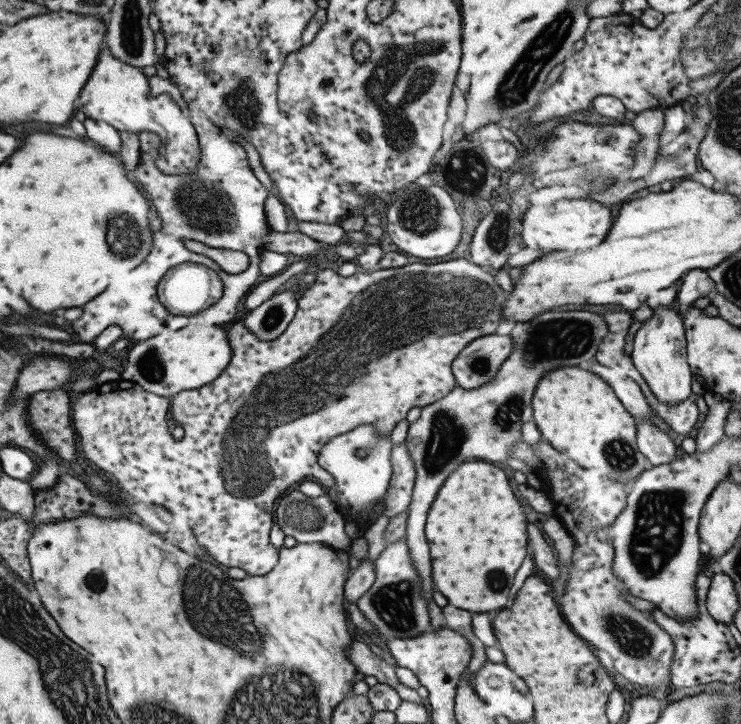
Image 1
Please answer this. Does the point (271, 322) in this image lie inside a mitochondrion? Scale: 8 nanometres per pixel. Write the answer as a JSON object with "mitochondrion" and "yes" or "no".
{"mitochondrion":"yes"}

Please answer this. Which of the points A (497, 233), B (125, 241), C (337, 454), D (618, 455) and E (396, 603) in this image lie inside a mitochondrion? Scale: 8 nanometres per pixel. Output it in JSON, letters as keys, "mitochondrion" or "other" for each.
{"A":"mitochondrion","B":"mitochondrion","C":"other","D":"mitochondrion","E":"mitochondrion"}

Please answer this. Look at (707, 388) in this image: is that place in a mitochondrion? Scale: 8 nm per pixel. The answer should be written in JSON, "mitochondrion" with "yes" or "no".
{"mitochondrion":"no"}

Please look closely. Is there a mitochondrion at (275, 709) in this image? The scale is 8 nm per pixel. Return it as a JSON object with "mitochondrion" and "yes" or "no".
{"mitochondrion":"yes"}

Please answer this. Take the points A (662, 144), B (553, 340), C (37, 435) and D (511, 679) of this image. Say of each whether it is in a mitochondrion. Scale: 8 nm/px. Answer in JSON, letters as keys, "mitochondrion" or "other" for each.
{"A":"other","B":"mitochondrion","C":"other","D":"other"}

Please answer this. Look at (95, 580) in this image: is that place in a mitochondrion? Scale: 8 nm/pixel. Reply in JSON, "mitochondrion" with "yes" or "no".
{"mitochondrion":"yes"}

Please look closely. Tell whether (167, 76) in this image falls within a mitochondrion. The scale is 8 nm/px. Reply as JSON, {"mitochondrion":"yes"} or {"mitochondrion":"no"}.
{"mitochondrion":"no"}

